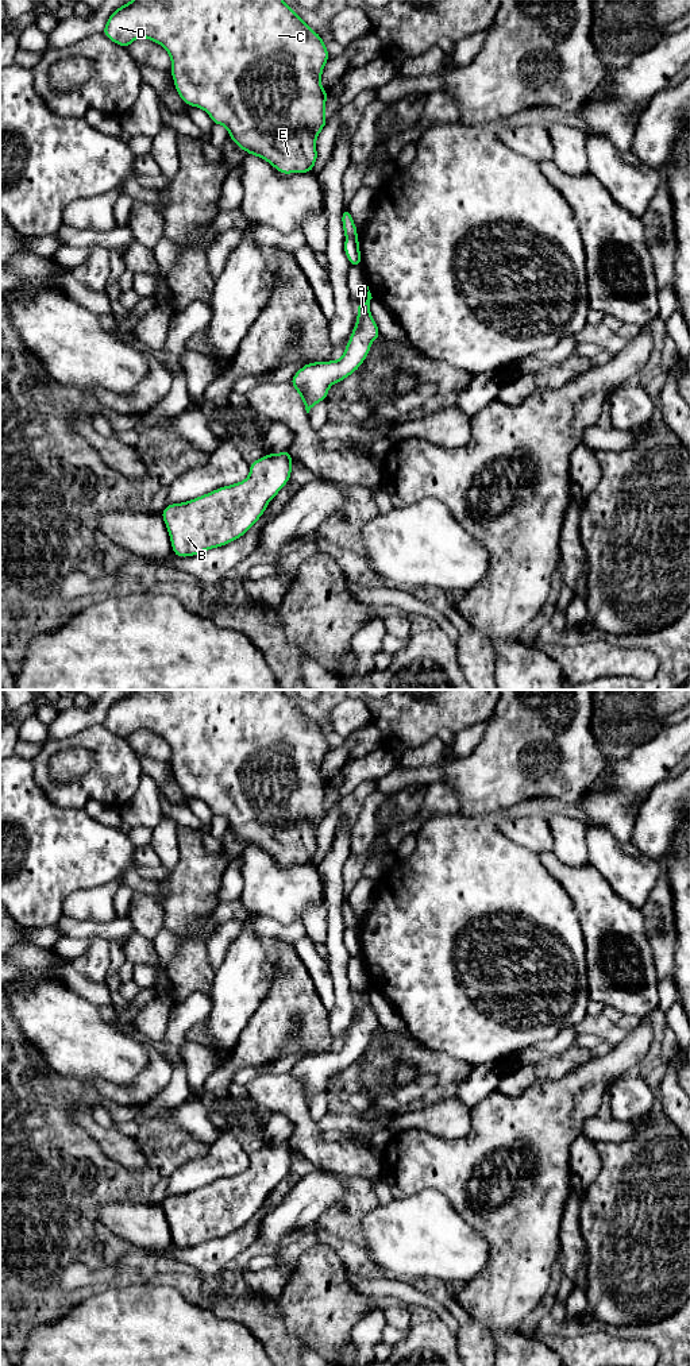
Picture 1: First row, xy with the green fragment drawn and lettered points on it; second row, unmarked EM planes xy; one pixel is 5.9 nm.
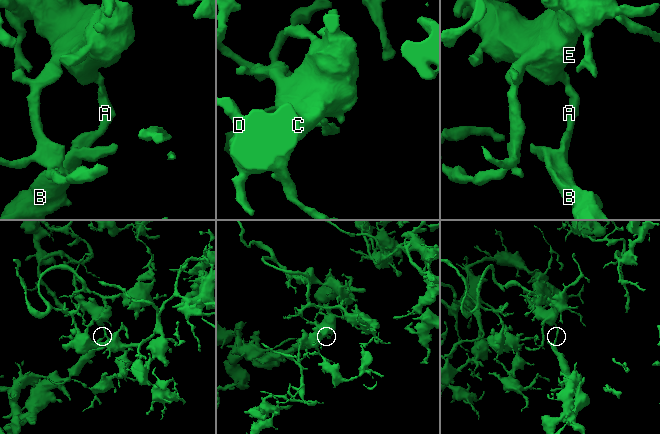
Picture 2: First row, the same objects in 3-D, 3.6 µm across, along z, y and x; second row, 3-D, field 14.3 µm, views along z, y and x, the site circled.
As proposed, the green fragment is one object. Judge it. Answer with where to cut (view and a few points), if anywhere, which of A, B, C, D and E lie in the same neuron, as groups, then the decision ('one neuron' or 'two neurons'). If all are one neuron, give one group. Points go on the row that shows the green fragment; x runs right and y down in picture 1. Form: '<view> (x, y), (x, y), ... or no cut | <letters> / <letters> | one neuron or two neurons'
xy (355, 235), (346, 238) | A B / C D E | two neurons

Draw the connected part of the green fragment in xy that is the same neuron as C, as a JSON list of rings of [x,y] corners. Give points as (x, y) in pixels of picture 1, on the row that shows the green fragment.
[[[131,0],[111,13],[103,34],[127,49],[138,38],[161,45],[169,53],[170,74],[186,105],[205,111],[213,124],[228,130],[239,148],[267,161],[278,173],[312,173],[316,139],[328,123],[321,73],[329,54],[321,36],[284,0]]]

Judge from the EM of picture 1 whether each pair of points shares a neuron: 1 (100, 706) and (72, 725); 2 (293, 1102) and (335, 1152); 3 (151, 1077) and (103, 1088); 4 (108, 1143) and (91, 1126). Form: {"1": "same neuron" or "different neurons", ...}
{"1": "same neuron", "2": "same neuron", "3": "same neuron", "4": "same neuron"}

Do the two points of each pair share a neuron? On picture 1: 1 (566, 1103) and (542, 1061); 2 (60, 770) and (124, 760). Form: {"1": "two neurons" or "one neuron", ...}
{"1": "two neurons", "2": "two neurons"}

